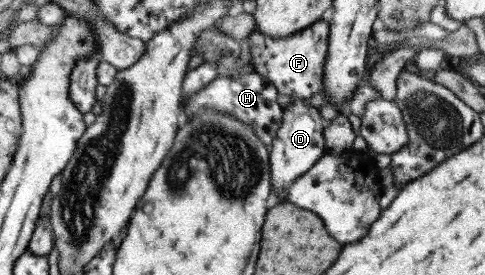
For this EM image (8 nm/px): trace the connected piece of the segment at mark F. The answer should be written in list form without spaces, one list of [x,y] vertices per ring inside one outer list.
[[[325,18],[282,40],[266,38],[256,30],[250,32],[246,38],[249,44],[249,64],[253,72],[270,82],[278,95],[309,100],[313,94],[324,92],[321,90],[321,76],[328,42],[328,24]]]

